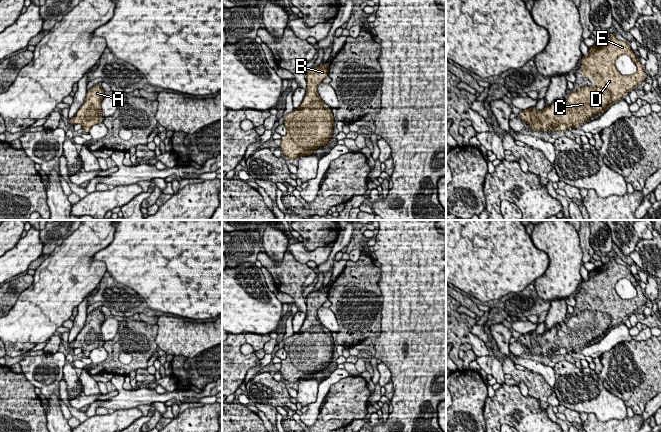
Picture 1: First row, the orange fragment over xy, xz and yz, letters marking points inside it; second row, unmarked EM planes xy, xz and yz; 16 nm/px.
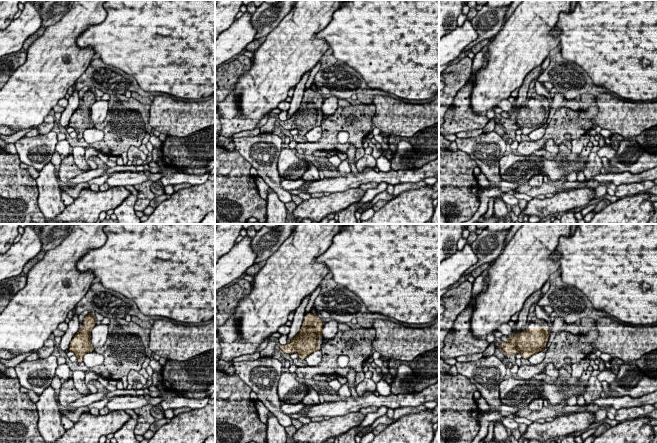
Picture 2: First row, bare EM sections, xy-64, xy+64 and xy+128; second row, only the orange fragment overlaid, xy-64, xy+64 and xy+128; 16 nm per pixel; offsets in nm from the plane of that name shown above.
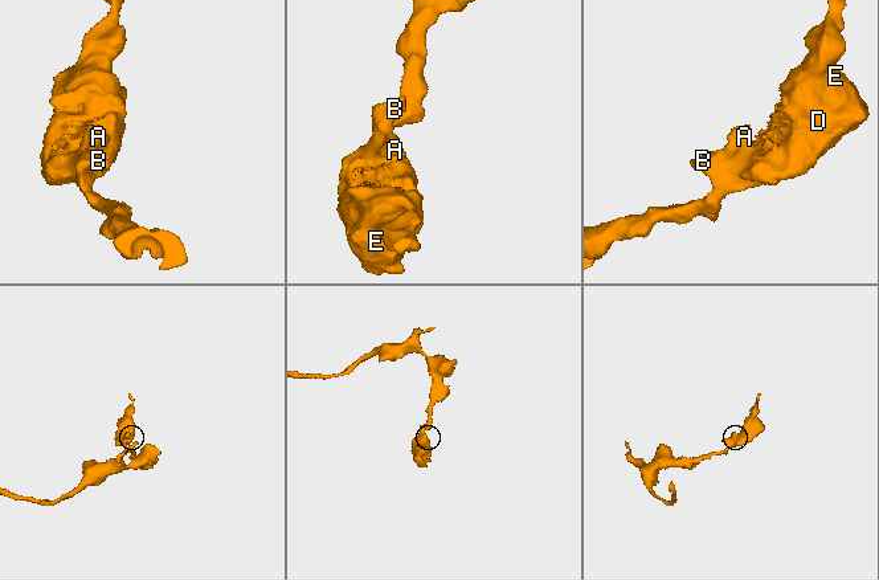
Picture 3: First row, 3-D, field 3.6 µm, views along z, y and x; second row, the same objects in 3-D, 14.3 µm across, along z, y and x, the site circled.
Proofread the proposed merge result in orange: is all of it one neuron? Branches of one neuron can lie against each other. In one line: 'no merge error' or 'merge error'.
no merge error

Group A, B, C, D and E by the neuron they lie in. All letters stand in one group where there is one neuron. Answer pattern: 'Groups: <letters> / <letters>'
Groups: A B C D E

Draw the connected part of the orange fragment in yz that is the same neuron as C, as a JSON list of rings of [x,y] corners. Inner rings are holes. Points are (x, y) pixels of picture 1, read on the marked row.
[[[613,33],[609,38],[600,43],[595,43],[589,48],[587,56],[581,57],[581,65],[584,68],[579,72],[579,75],[593,78],[592,87],[580,87],[568,95],[568,103],[562,104],[560,101],[555,102],[543,110],[535,110],[529,108],[522,110],[519,115],[521,120],[530,126],[530,129],[544,131],[550,129],[554,132],[567,130],[570,127],[577,126],[580,123],[586,122],[592,116],[598,113],[604,113],[611,104],[622,99],[626,92],[635,89],[637,85],[645,81],[648,76],[642,68],[638,57],[634,51],[625,42],[617,40]],[[623,54],[631,57],[632,61],[636,64],[637,72],[632,75],[622,75],[615,66],[616,59]]]

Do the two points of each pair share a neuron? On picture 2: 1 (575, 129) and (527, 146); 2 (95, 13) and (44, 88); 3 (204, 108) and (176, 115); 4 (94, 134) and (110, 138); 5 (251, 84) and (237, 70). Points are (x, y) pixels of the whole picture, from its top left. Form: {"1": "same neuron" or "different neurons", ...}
{"1": "same neuron", "2": "same neuron", "3": "same neuron", "4": "different neurons", "5": "different neurons"}

